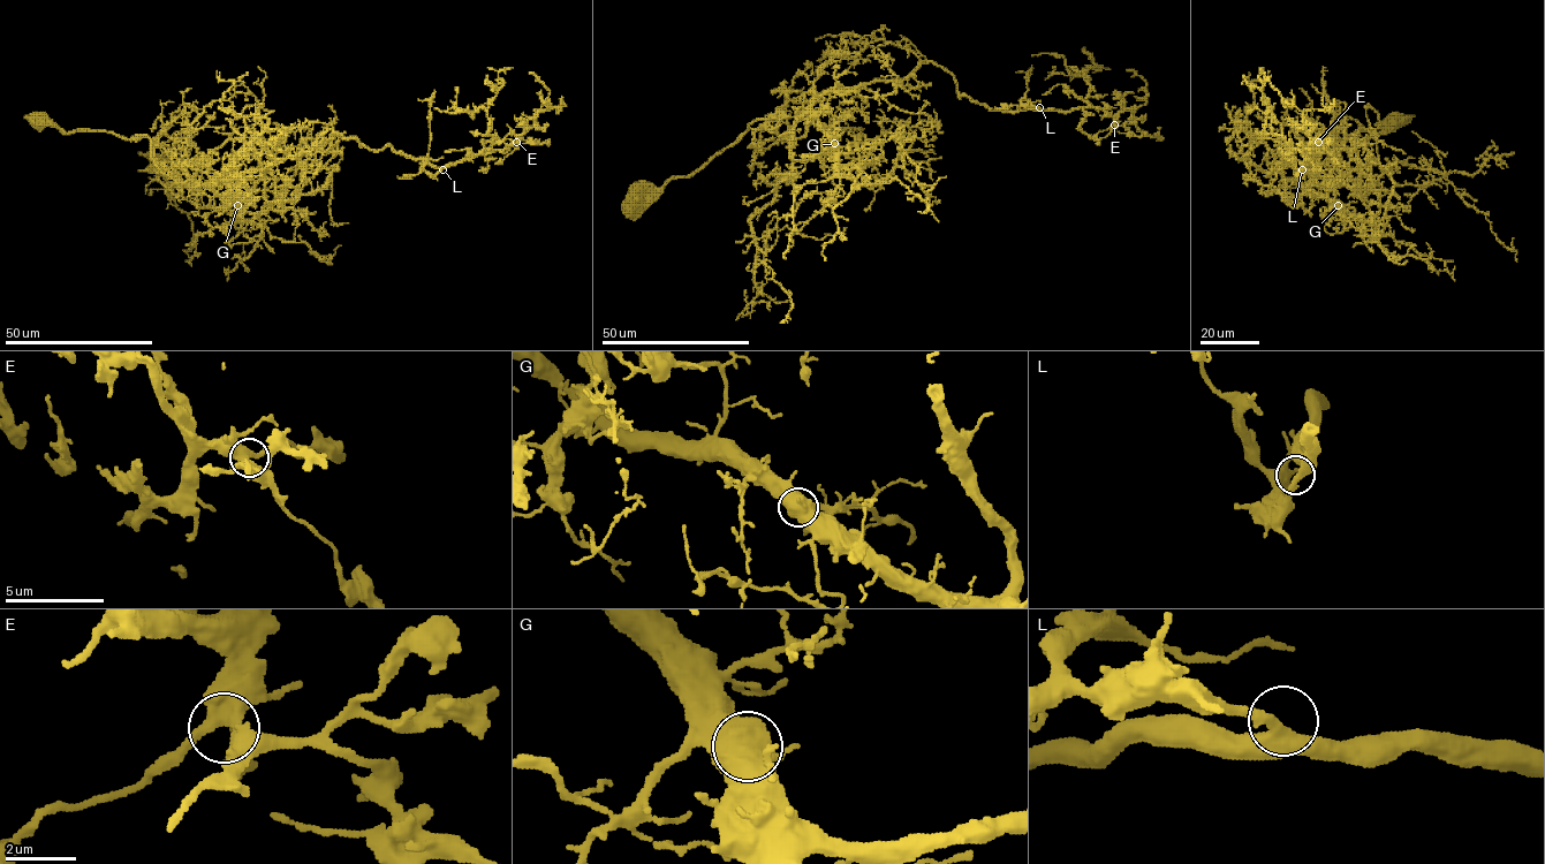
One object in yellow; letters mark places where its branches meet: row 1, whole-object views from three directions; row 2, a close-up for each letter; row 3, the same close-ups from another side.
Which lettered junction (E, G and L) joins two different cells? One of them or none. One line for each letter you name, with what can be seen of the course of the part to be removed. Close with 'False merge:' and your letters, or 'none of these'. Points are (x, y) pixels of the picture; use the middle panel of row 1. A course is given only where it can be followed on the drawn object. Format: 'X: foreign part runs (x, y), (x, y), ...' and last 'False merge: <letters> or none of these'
False merge: none of these

